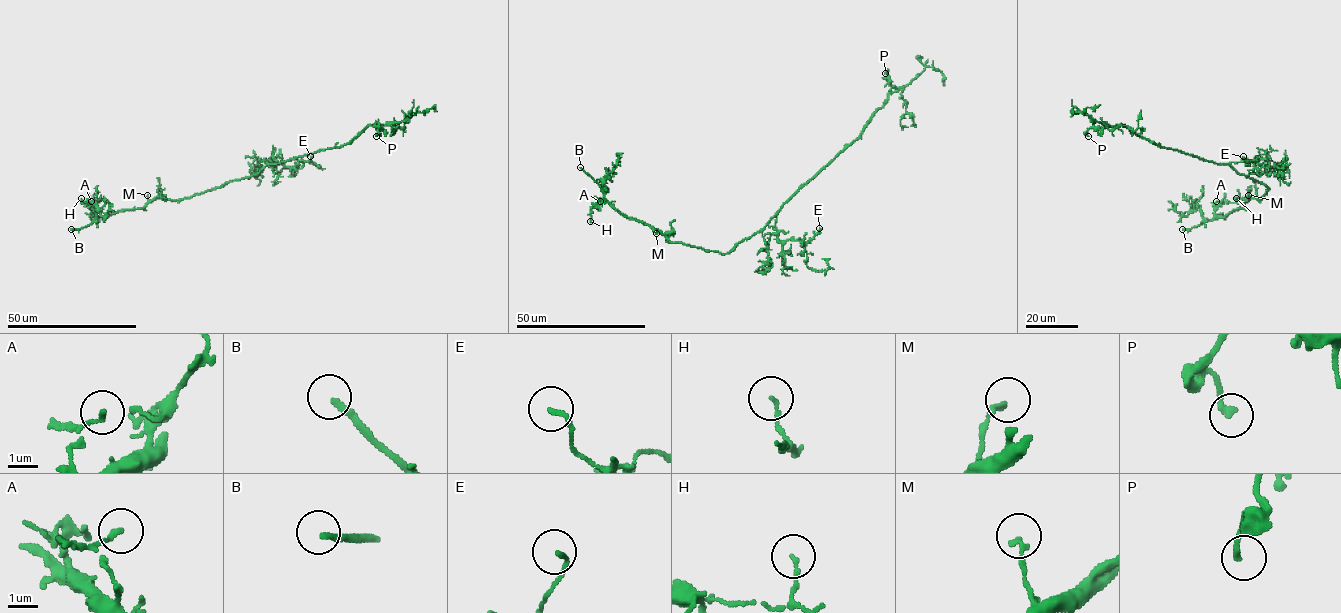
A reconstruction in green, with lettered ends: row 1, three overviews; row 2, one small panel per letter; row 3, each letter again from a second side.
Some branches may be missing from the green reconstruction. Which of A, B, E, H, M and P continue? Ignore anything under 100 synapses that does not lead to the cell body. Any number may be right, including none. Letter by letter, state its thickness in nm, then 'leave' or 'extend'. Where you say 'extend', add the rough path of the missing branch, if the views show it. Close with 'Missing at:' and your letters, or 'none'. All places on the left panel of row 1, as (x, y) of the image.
A: 180 nm thick; leave
B: 200 nm thick; extend; missing branch runs (71, 229), (46, 222), (47, 233)
E: 140 nm thick; leave
H: 130 nm thick; leave
M: 160 nm thick; leave
P: 200 nm thick; leave
Missing at: B

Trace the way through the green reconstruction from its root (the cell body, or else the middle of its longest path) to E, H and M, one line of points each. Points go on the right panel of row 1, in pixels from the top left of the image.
E: (1239, 173), (1231, 162), (1258, 160), (1254, 167), (1261, 166), (1243, 156)
H: (1239, 173), (1268, 188), (1259, 199), (1250, 198), (1225, 216), (1215, 216), (1217, 207), (1235, 203), (1236, 198)
M: (1239, 173), (1261, 182), (1268, 188), (1259, 199), (1246, 201), (1248, 195)

